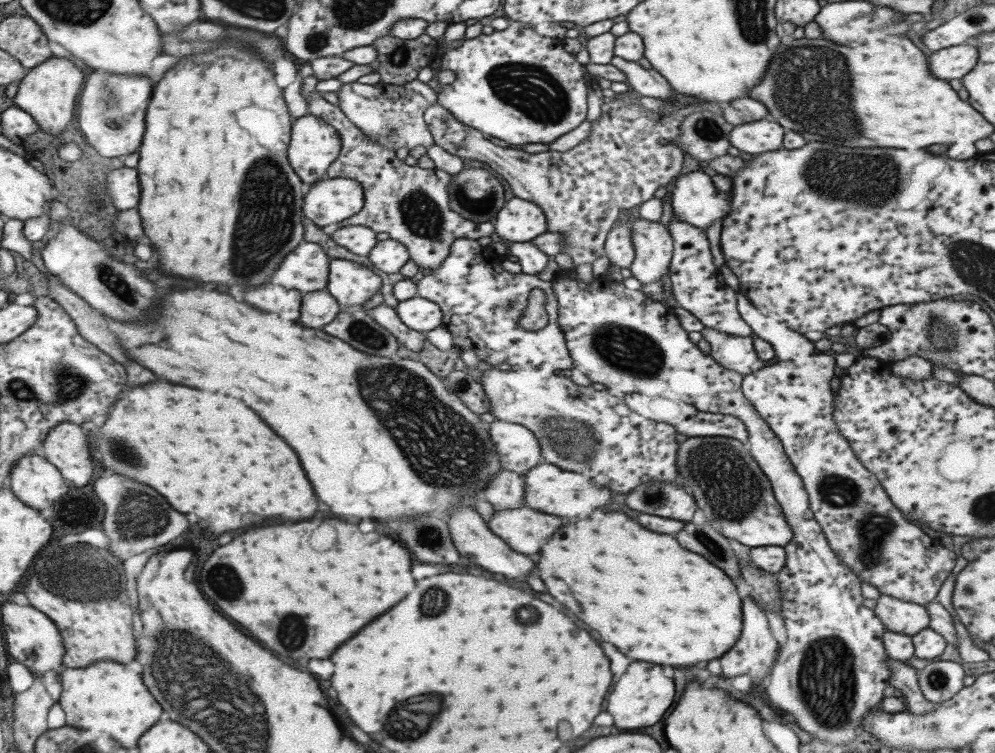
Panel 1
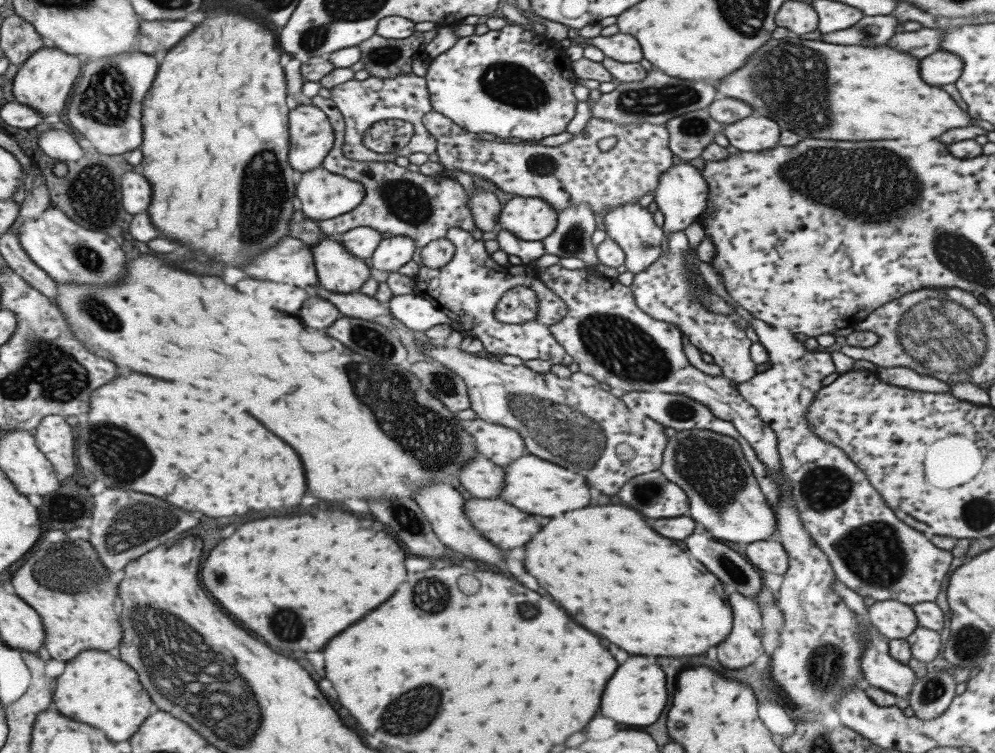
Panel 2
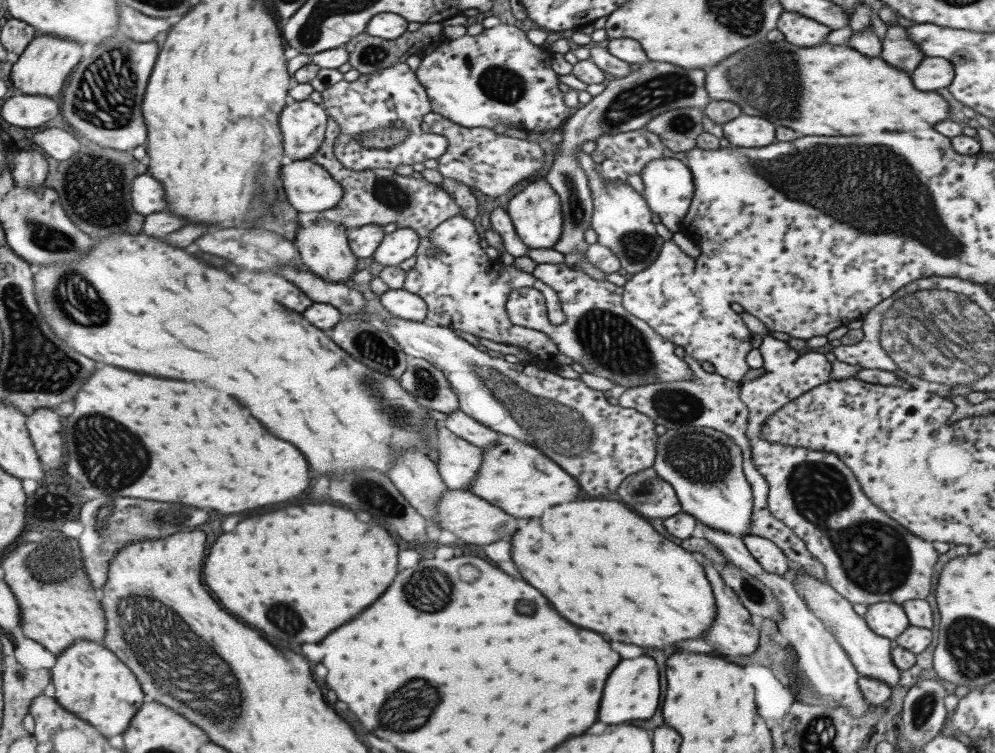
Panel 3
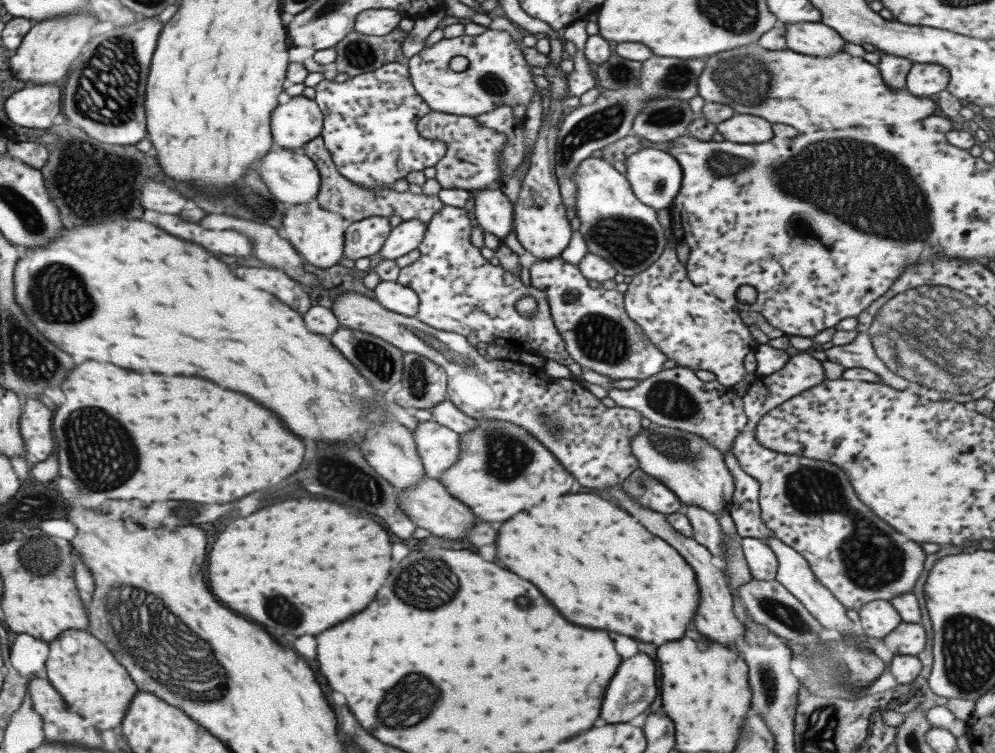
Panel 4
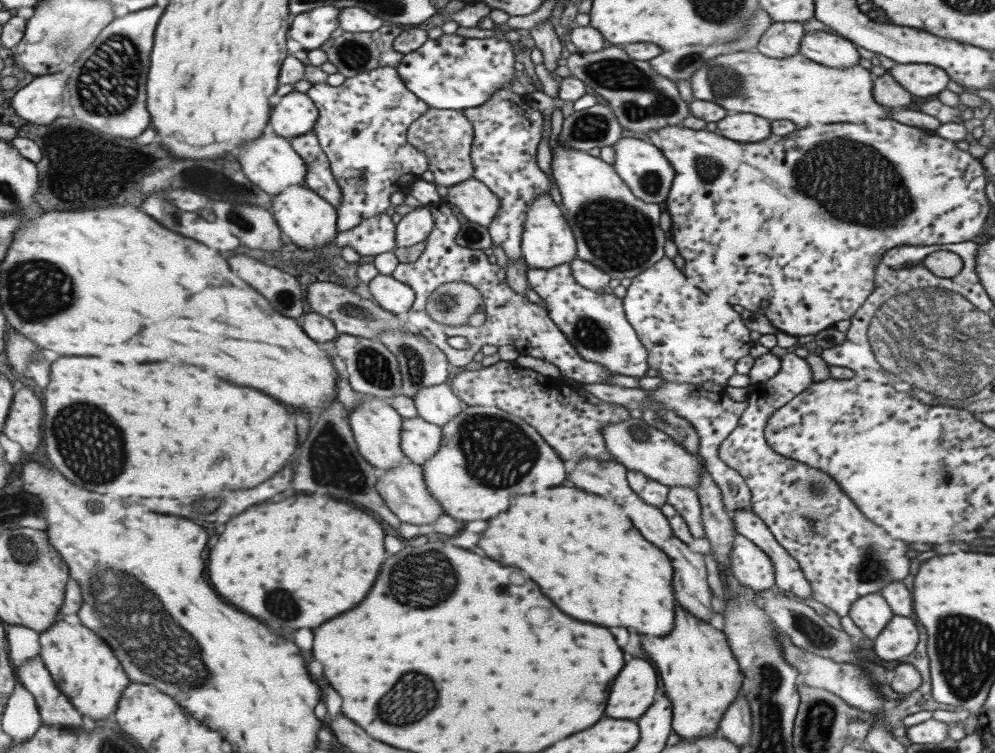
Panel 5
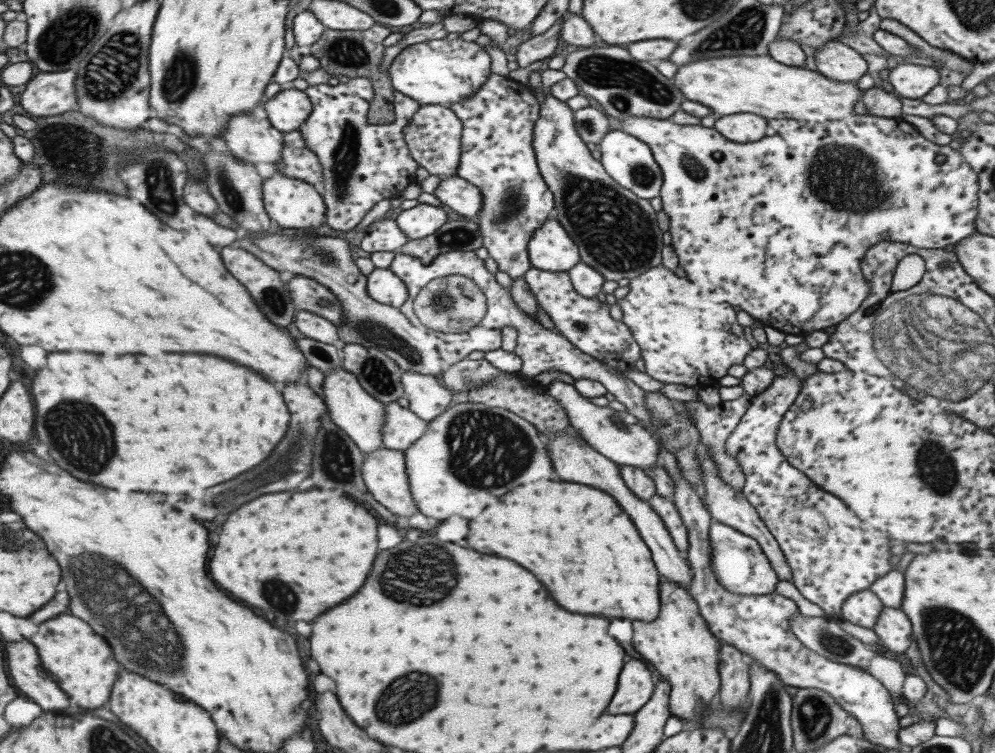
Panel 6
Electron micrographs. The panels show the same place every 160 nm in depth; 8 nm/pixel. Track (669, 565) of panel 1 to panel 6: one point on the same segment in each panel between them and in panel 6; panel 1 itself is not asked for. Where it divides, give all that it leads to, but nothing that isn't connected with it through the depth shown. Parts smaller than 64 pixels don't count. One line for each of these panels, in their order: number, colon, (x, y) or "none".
2: (603, 564)
3: (603, 568)
4: (593, 562)
5: (580, 549)
6: (581, 547)

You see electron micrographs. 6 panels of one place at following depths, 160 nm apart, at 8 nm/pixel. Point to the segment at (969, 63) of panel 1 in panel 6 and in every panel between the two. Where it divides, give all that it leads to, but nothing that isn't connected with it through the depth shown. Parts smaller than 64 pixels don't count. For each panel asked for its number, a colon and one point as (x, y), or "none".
2: (940, 67)
3: (932, 72)
4: (922, 80)
5: (921, 80)
6: (908, 81)

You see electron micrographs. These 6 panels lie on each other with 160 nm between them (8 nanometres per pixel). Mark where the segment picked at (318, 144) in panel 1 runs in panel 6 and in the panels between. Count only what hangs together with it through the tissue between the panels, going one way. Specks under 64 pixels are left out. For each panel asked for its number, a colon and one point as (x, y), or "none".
2: (312, 138)
3: (304, 123)
4: (297, 122)
5: (294, 114)
6: (289, 108)

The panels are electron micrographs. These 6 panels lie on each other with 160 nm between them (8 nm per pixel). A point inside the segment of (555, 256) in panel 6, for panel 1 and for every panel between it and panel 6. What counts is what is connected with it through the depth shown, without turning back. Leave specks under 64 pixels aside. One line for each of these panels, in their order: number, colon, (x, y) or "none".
1: (518, 220)
2: (530, 218)
3: (535, 211)
4: (540, 225)
5: (546, 242)

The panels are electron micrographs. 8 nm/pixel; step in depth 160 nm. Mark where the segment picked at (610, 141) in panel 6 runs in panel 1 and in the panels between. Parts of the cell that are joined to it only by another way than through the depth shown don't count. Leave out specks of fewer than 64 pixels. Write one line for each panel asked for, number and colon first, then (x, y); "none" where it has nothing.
1: (693, 199)
2: (680, 195)
3: (667, 186)
4: (654, 176)
5: (640, 166)

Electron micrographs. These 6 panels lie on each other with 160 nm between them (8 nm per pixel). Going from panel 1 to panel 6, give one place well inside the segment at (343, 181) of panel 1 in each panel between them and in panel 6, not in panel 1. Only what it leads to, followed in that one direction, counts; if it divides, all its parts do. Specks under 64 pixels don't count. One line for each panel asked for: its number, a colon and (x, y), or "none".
2: (323, 195)
3: (309, 187)
4: (292, 177)
5: (270, 161)
6: (249, 138)

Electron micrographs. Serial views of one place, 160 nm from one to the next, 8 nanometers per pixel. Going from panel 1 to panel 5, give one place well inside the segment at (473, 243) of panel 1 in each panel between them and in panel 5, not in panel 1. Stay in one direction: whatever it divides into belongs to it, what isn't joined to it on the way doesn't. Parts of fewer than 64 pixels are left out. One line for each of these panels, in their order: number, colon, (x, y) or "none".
2: (466, 289)
3: (463, 289)
4: (459, 291)
5: (510, 319)

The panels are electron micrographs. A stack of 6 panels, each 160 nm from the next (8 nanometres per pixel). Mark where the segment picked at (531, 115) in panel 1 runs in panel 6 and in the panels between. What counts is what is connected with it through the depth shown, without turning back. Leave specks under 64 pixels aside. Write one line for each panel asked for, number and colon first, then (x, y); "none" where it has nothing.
2: (512, 82)
3: (495, 77)
4: (497, 75)
5: (452, 72)
6: (442, 71)

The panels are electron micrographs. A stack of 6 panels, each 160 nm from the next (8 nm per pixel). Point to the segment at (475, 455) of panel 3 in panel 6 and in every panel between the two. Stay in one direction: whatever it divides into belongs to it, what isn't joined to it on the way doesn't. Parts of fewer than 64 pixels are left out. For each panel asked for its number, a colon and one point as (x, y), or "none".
4: (437, 447)
5: (418, 440)
6: (400, 427)

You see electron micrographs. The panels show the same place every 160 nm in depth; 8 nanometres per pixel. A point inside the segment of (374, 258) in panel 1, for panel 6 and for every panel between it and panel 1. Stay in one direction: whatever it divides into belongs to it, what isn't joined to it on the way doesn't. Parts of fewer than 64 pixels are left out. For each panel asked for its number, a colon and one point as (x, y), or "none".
2: (391, 253)
3: (395, 247)
4: (406, 236)
5: (412, 228)
6: (422, 219)

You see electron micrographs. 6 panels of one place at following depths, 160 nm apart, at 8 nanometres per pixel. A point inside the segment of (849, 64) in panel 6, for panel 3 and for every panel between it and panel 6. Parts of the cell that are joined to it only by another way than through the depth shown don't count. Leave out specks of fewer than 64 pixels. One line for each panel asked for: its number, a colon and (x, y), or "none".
3: (799, 30)
4: (812, 39)
5: (833, 51)

